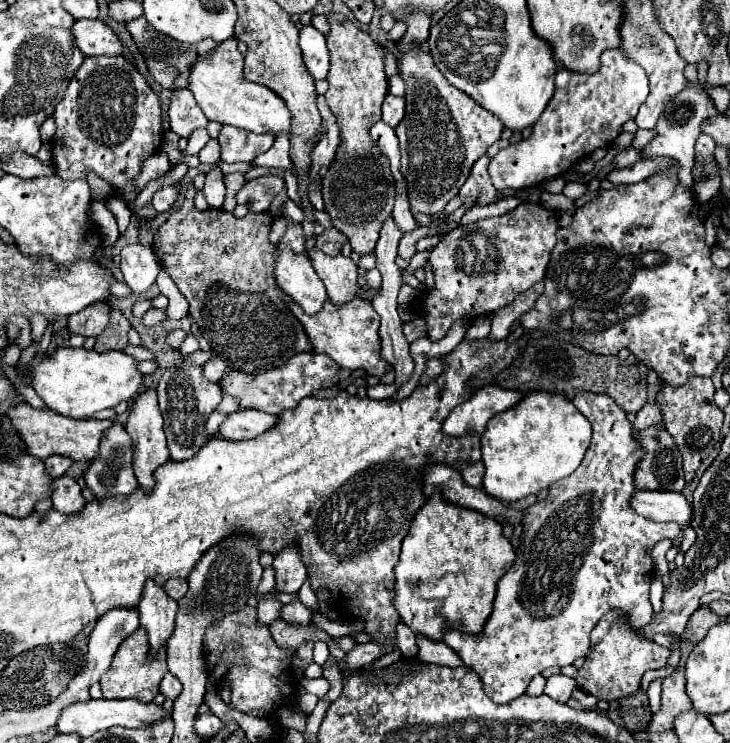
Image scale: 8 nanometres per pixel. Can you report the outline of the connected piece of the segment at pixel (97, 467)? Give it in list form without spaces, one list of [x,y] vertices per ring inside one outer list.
[[[114,424],[112,428],[104,432],[102,442],[100,442],[100,456],[94,458],[84,472],[84,480],[88,488],[94,492],[94,496],[110,498],[116,494],[130,494],[132,490],[138,488],[136,476],[132,472],[132,452],[134,452],[132,438],[122,424]]]

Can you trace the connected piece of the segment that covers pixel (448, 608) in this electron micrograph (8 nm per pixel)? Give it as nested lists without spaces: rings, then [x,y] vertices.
[[[434,494],[422,510],[414,516],[410,534],[402,542],[402,554],[396,564],[396,598],[394,608],[402,622],[418,636],[430,640],[442,640],[446,630],[458,630],[464,634],[478,634],[488,616],[492,614],[492,600],[496,596],[496,584],[504,572],[512,566],[516,554],[512,544],[504,538],[502,526],[492,518],[468,508],[458,508],[450,502],[442,502]]]

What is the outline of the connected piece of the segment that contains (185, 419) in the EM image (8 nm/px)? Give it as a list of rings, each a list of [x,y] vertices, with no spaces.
[[[180,356],[174,366],[166,368],[158,382],[158,402],[164,416],[164,432],[168,438],[168,450],[172,460],[186,460],[196,454],[208,442],[204,436],[204,424],[210,412],[214,412],[216,402],[222,400],[222,390],[218,382],[210,382],[204,378],[202,366],[194,366],[188,358]]]

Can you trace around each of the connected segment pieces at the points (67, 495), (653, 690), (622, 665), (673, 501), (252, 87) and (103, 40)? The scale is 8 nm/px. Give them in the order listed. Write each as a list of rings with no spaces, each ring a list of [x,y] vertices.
[[[60,476],[52,480],[52,504],[62,514],[76,514],[84,508],[84,498],[80,486],[70,476]]]
[[[656,678],[650,688],[648,688],[648,702],[650,702],[650,710],[654,712],[660,706],[660,692],[662,692],[662,678]]]
[[[610,610],[606,618],[602,618],[590,634],[590,650],[586,654],[586,662],[578,672],[578,686],[600,698],[600,700],[618,700],[622,696],[632,696],[640,686],[640,678],[646,670],[664,668],[670,656],[670,648],[658,646],[654,640],[648,640],[640,634],[640,630],[632,628],[622,610]]]
[[[636,490],[630,504],[640,516],[652,522],[686,524],[692,518],[692,504],[686,502],[682,492]]]
[[[224,40],[208,58],[196,60],[190,68],[188,88],[208,120],[238,126],[256,134],[290,132],[290,112],[282,98],[278,98],[270,88],[244,78],[244,56],[238,52],[236,40]]]
[[[76,20],[74,30],[76,46],[86,56],[122,56],[124,46],[120,44],[118,36],[112,32],[112,28],[102,20]]]

